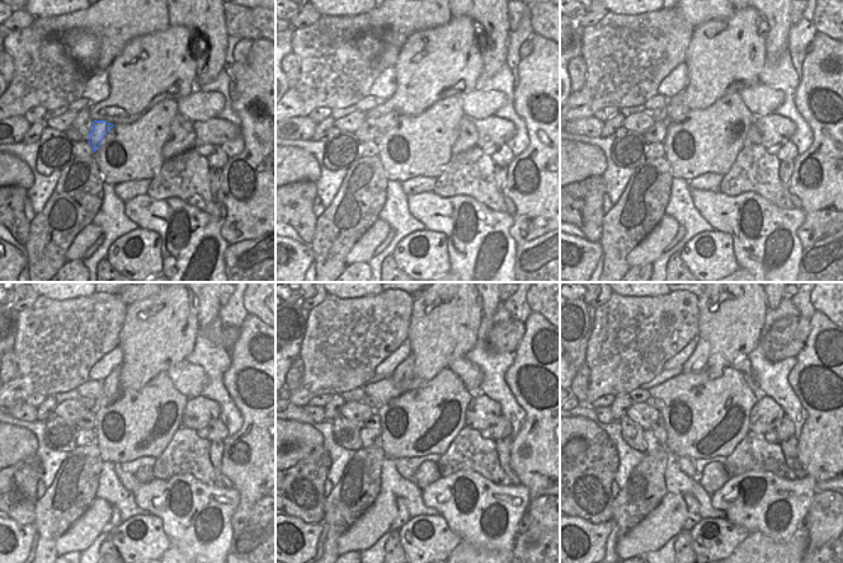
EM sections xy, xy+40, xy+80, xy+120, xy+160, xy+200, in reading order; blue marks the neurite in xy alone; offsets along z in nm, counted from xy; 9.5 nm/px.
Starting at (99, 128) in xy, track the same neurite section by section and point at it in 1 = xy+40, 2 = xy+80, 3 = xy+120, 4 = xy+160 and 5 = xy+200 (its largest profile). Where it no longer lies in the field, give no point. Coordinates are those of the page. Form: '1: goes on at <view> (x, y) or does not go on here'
1: goes on at xy+40 (384, 123)
2: goes on at xy+80 (677, 109)
3: goes on at xy+120 (111, 390)
4: goes on at xy+160 (403, 376)
5: goes on at xy+200 (697, 361)

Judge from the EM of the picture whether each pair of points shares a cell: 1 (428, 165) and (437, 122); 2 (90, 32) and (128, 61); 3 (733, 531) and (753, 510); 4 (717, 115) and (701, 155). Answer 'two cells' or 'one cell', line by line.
1: one cell
2: two cells
3: two cells
4: one cell

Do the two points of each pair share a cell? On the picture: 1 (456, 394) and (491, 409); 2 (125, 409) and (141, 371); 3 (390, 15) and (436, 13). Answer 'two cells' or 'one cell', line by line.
1: two cells
2: two cells
3: one cell

